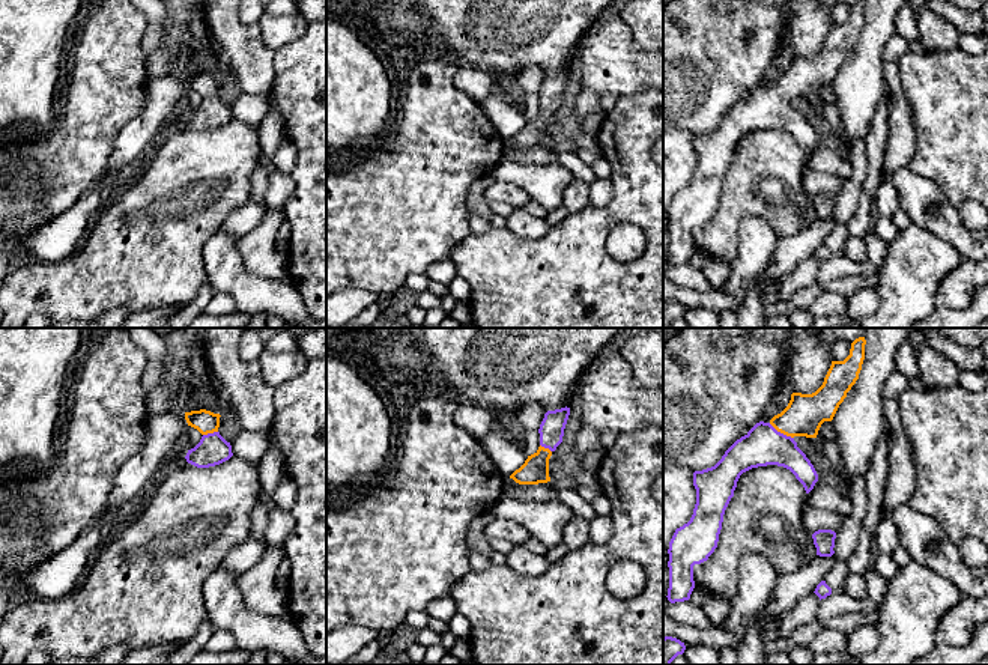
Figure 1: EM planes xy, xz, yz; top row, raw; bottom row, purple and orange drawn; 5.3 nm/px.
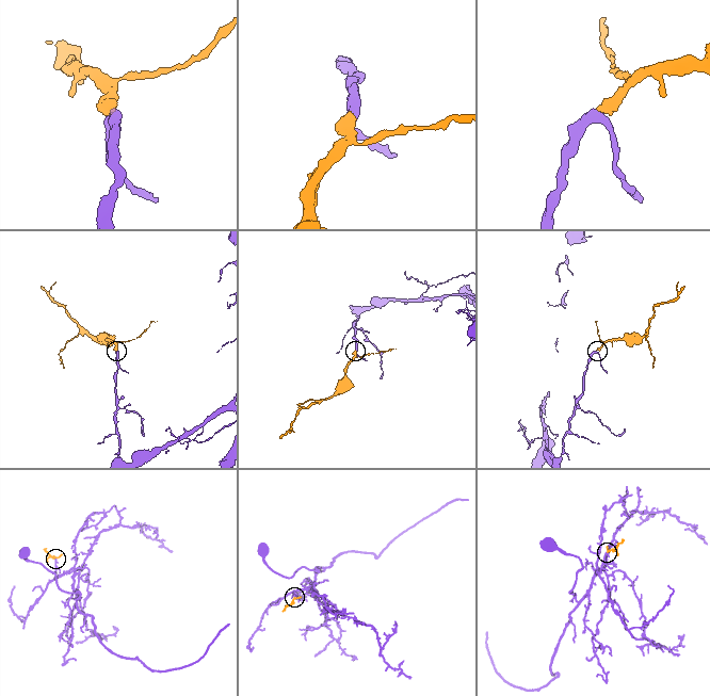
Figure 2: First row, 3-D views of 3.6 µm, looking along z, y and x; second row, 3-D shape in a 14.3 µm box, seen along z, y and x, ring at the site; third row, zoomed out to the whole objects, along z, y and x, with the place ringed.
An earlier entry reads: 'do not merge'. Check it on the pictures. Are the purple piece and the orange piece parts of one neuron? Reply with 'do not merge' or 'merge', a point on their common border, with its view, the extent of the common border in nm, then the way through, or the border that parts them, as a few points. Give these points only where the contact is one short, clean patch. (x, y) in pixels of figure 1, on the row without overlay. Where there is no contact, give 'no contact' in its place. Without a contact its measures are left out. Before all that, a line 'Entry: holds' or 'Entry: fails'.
Entry: fails
merge | yz (779, 95) | 160 nm | across yz (763, 109), (779, 95), (805, 77)

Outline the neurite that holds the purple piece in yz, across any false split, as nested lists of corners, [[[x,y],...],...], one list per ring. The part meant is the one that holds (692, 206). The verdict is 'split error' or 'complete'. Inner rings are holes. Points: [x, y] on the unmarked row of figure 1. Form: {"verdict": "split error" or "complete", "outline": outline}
{"verdict": "split error", "outline": [[[865,0],[851,6],[844,24],[832,24],[823,48],[812,57],[793,56],[788,69],[768,86],[756,86],[737,102],[711,131],[693,135],[696,167],[687,187],[669,205],[671,266],[690,262],[695,251],[693,229],[714,215],[725,173],[740,138],[752,131],[777,128],[789,132],[809,156],[818,137],[797,110],[796,99],[817,101],[824,84],[832,84],[847,56],[859,42],[865,23]]]}

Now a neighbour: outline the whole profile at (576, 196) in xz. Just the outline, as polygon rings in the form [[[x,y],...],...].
[[[573,179],[564,190],[564,200],[562,206],[568,212],[577,212],[586,209],[589,203],[589,184],[580,181],[580,179]]]

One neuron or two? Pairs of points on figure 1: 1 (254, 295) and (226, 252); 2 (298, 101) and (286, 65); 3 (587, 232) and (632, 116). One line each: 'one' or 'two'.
1: one
2: one
3: one

